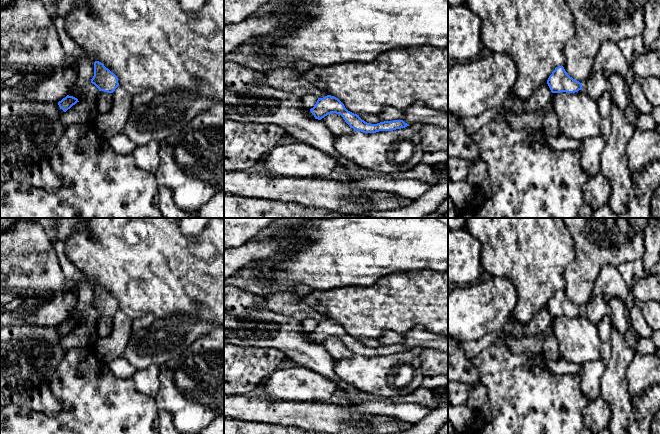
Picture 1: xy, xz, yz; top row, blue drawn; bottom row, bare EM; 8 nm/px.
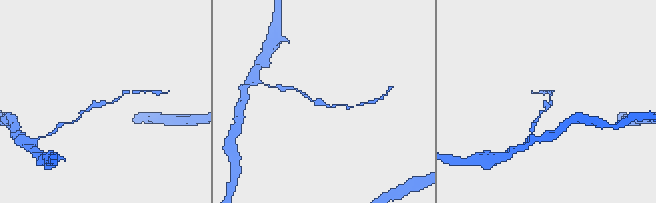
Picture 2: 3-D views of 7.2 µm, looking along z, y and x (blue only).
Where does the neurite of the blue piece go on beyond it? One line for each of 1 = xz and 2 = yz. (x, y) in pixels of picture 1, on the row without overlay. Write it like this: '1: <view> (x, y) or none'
1: none
2: none

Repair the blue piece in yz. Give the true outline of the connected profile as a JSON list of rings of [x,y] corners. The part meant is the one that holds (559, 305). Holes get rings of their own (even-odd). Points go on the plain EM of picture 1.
[[[558,290],[547,304],[552,317],[575,317],[582,313],[582,307],[568,299],[563,290]]]

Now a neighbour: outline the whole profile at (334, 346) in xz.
[[[331,337],[321,343],[329,355],[335,360],[351,358],[354,353],[351,352],[343,343],[343,341],[336,337]]]

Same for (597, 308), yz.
[[[592,296],[587,304],[582,308],[582,313],[595,325],[609,315],[609,305],[606,296]]]

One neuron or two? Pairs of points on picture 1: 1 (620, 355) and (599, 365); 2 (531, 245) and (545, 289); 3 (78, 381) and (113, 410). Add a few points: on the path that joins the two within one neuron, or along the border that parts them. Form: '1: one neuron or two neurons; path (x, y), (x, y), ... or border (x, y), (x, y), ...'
1: two neurons; border (611, 337), (611, 357), (600, 382)
2: one neuron; path (534, 256), (537, 275), (540, 278)
3: one neuron; path (87, 390), (104, 407)

